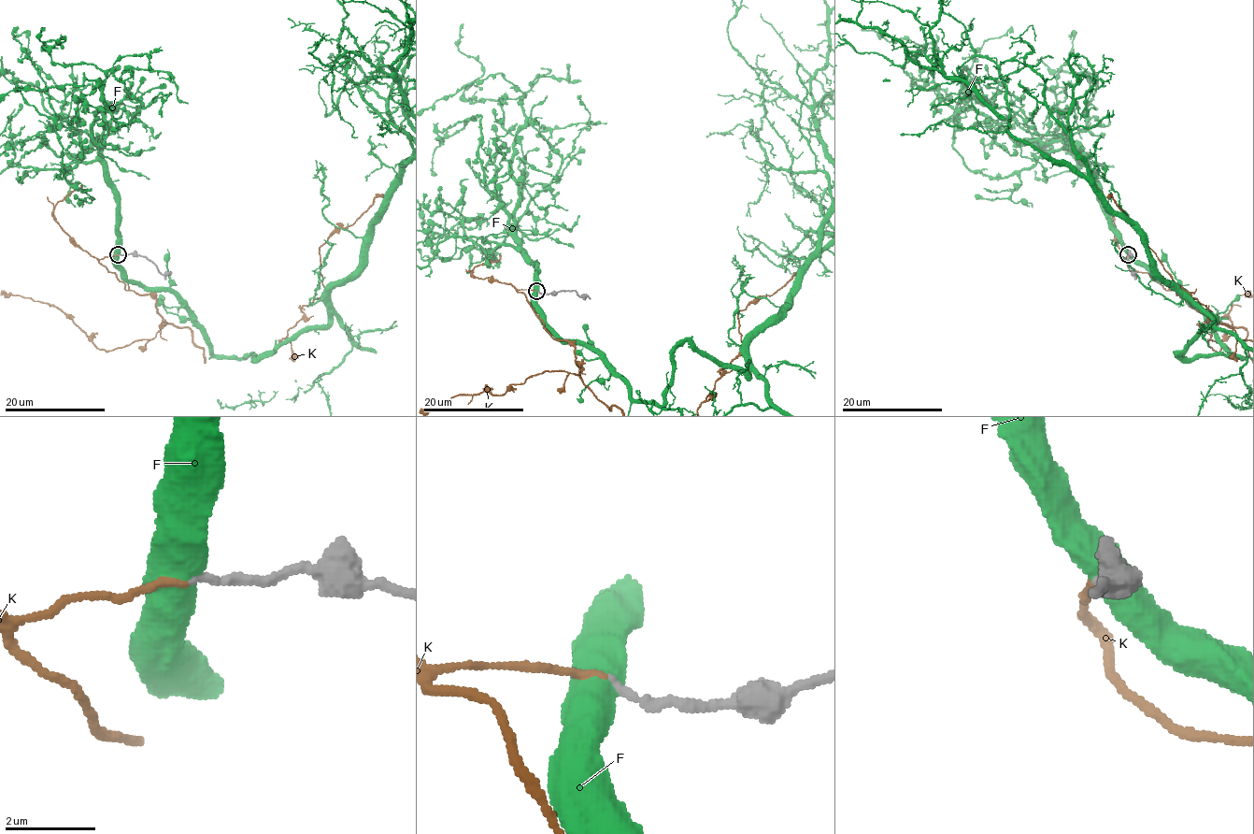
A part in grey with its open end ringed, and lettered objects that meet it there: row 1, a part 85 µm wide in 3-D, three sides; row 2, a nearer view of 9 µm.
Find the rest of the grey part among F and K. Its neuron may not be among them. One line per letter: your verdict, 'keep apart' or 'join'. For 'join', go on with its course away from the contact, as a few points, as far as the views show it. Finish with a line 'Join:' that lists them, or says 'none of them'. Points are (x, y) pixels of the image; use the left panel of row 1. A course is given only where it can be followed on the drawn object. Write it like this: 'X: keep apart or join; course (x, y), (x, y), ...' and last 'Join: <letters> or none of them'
F: keep apart
K: join
Join: K

